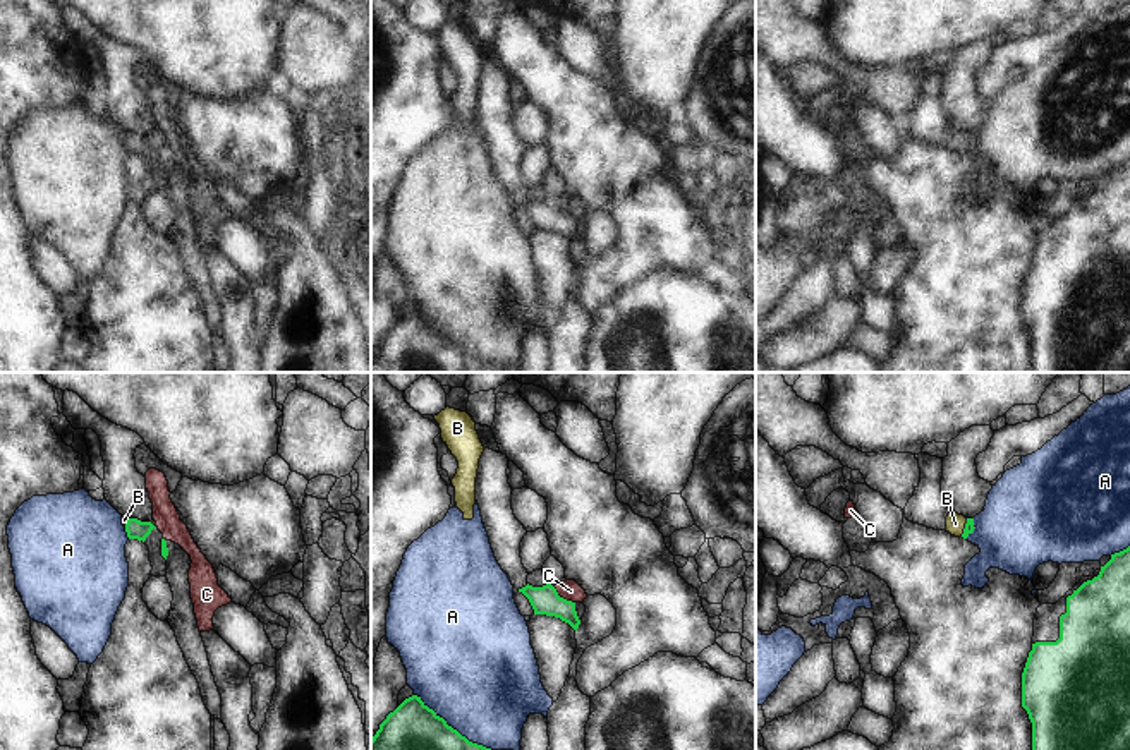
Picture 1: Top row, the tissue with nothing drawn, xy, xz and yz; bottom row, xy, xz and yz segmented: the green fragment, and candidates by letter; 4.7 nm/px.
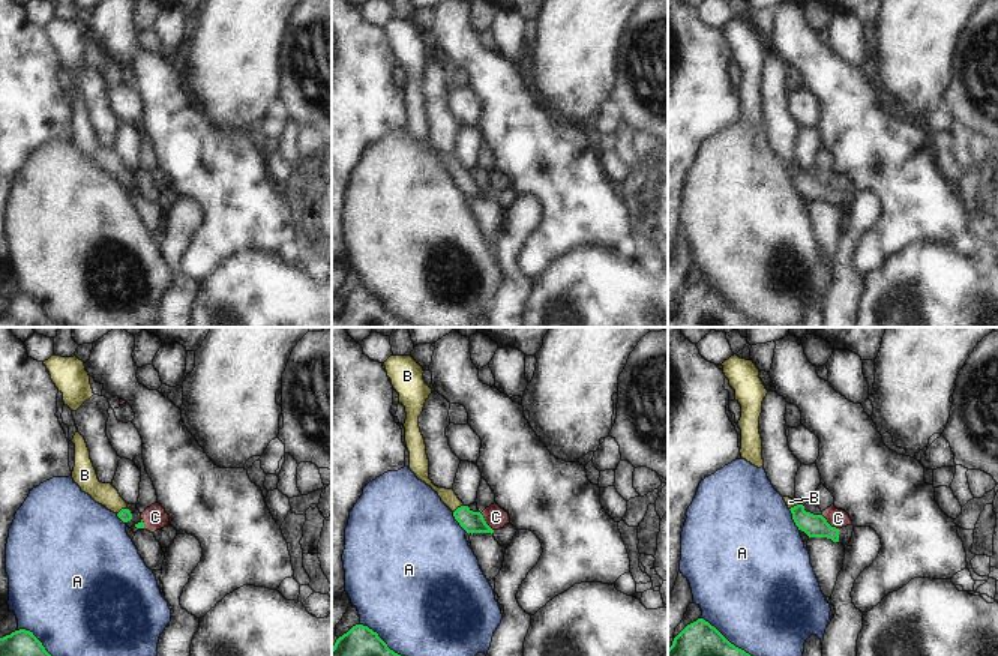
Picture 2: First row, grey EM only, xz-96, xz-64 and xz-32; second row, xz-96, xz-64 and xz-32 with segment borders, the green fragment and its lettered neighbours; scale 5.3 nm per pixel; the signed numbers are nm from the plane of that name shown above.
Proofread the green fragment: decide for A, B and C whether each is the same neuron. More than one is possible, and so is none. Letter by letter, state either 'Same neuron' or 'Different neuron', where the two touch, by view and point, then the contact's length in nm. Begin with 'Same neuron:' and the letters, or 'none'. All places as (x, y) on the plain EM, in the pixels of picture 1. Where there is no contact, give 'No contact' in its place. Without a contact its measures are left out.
Same neuron: B
A: Different neuron. Touches green at xz (464, 352). Shared border 550 nm
B: Same neuron. Touches green at yz (965, 143). Shared border 90 nm
C: Different neuron. Touches green at xz (562, 213). Shared border 140 nm

